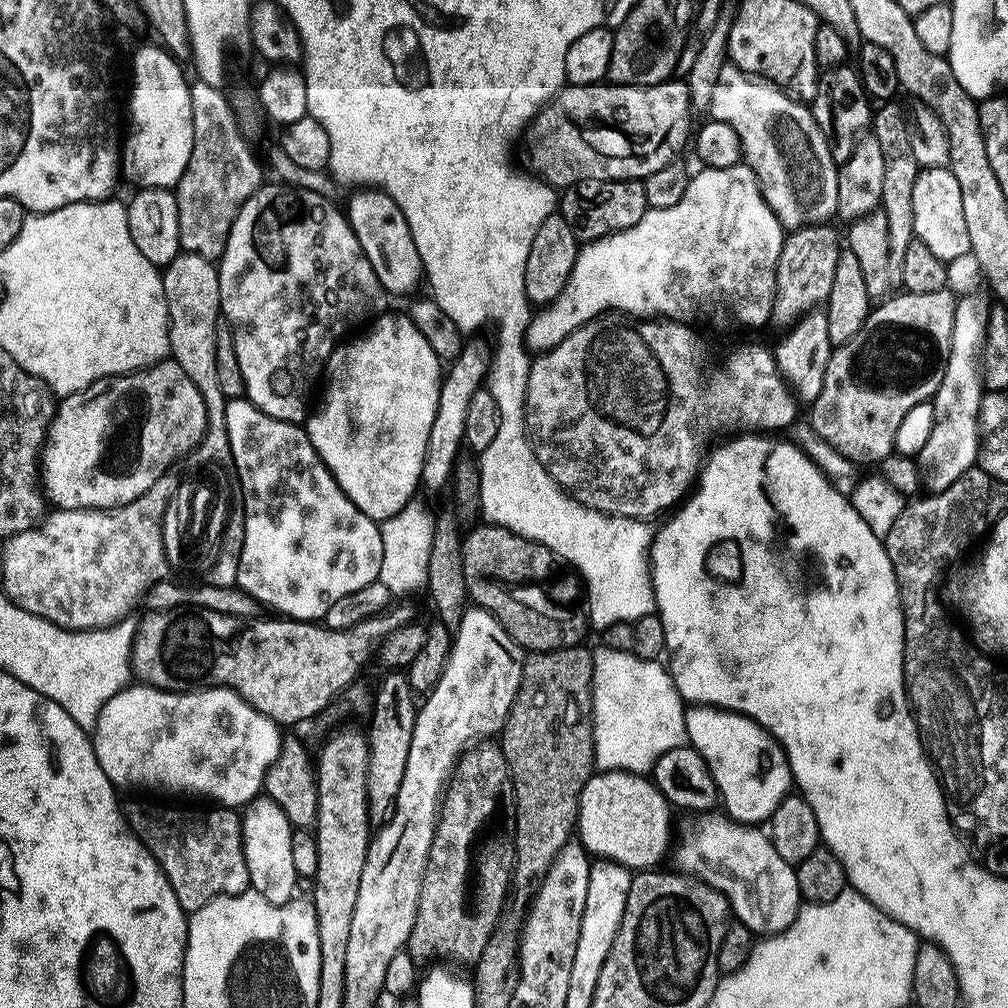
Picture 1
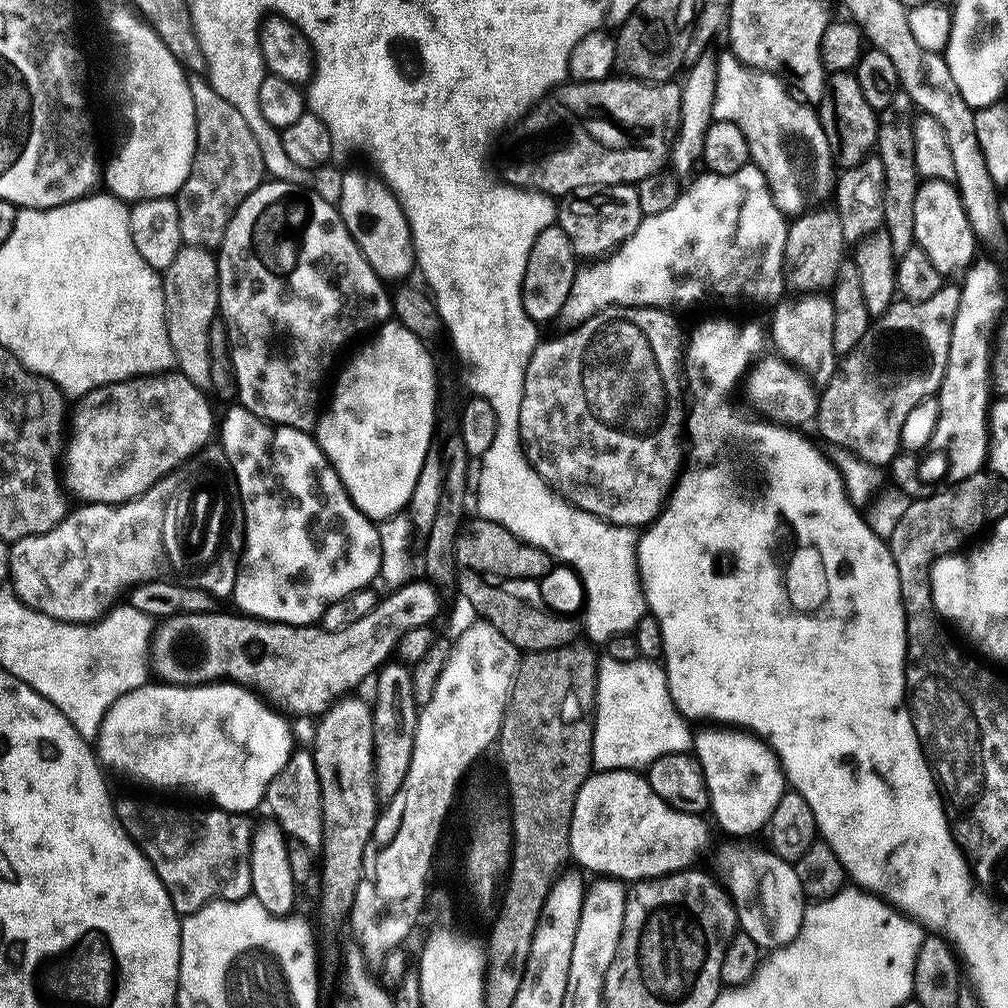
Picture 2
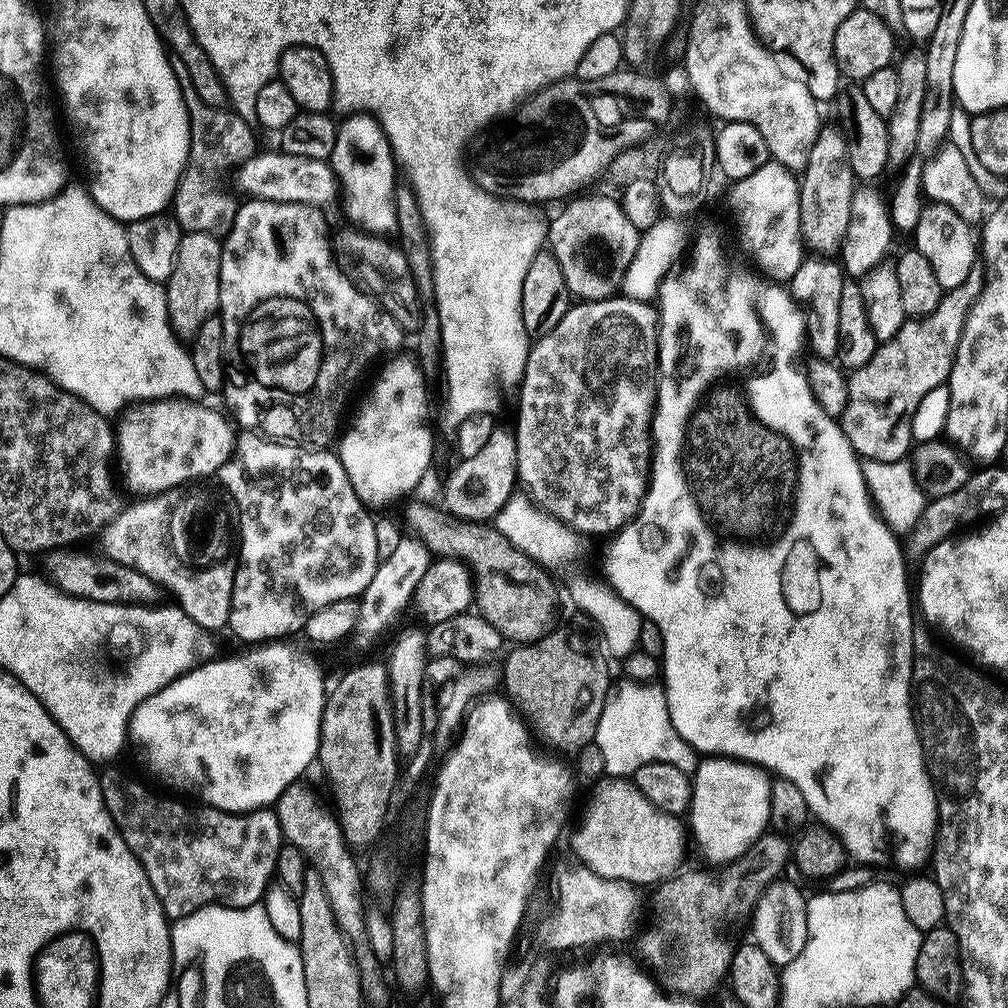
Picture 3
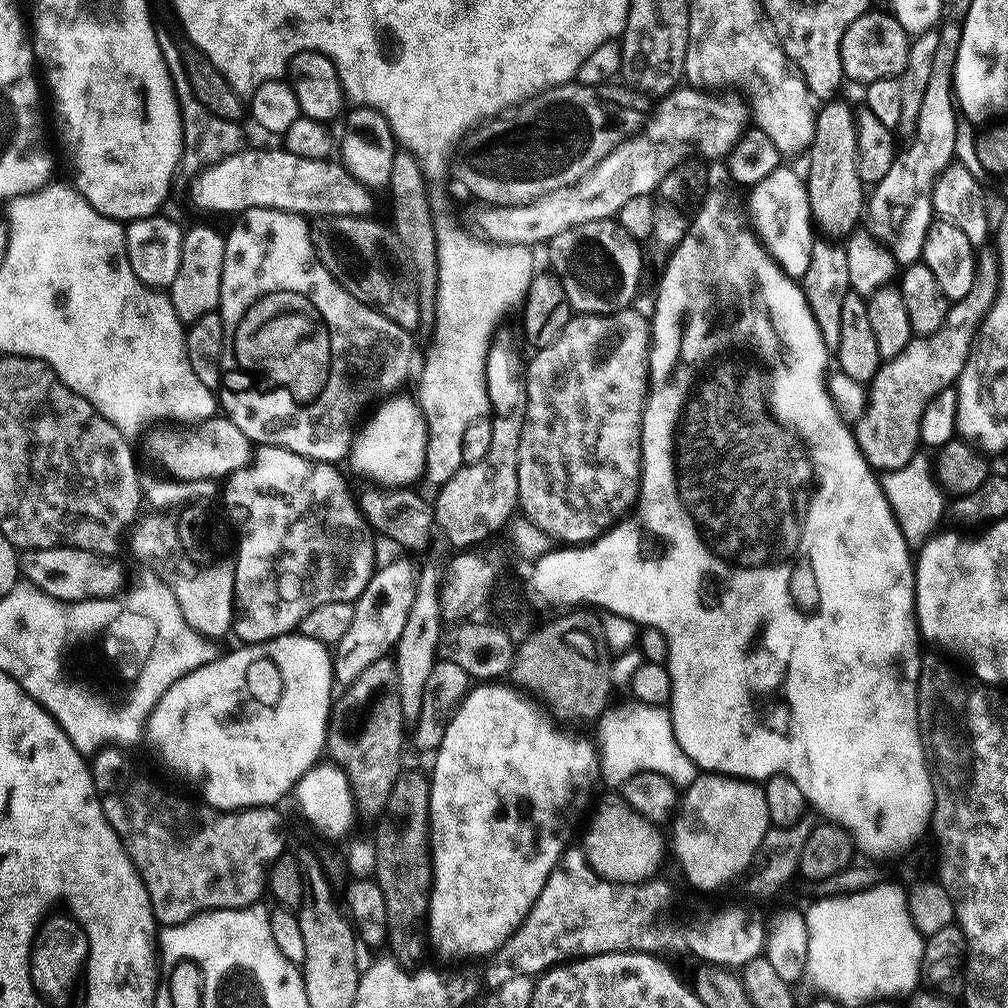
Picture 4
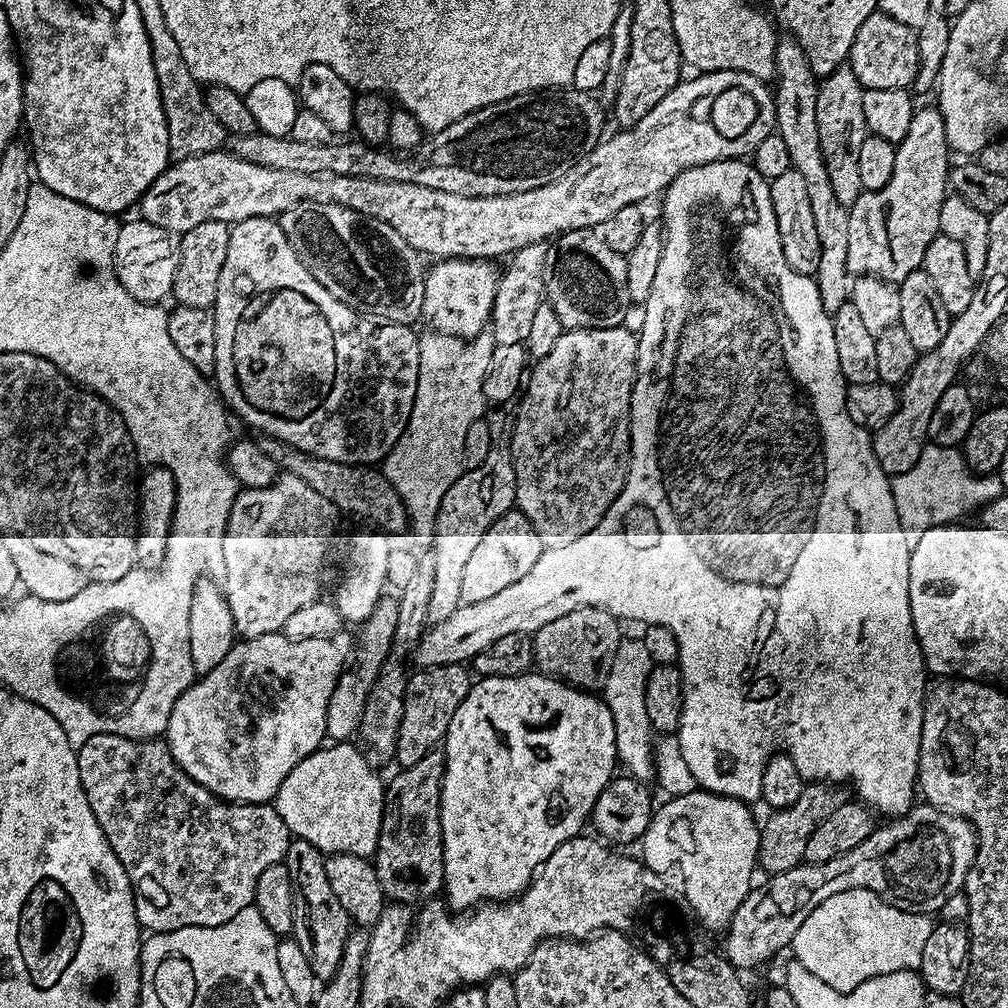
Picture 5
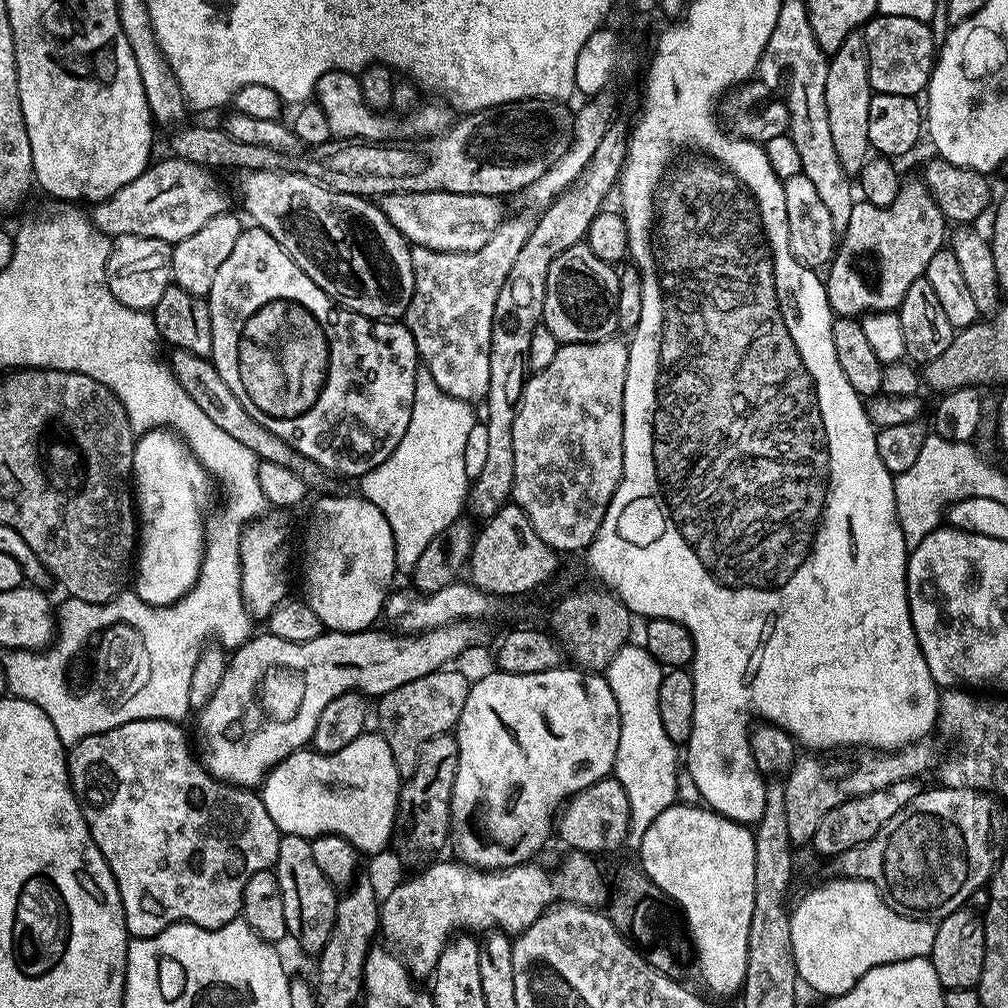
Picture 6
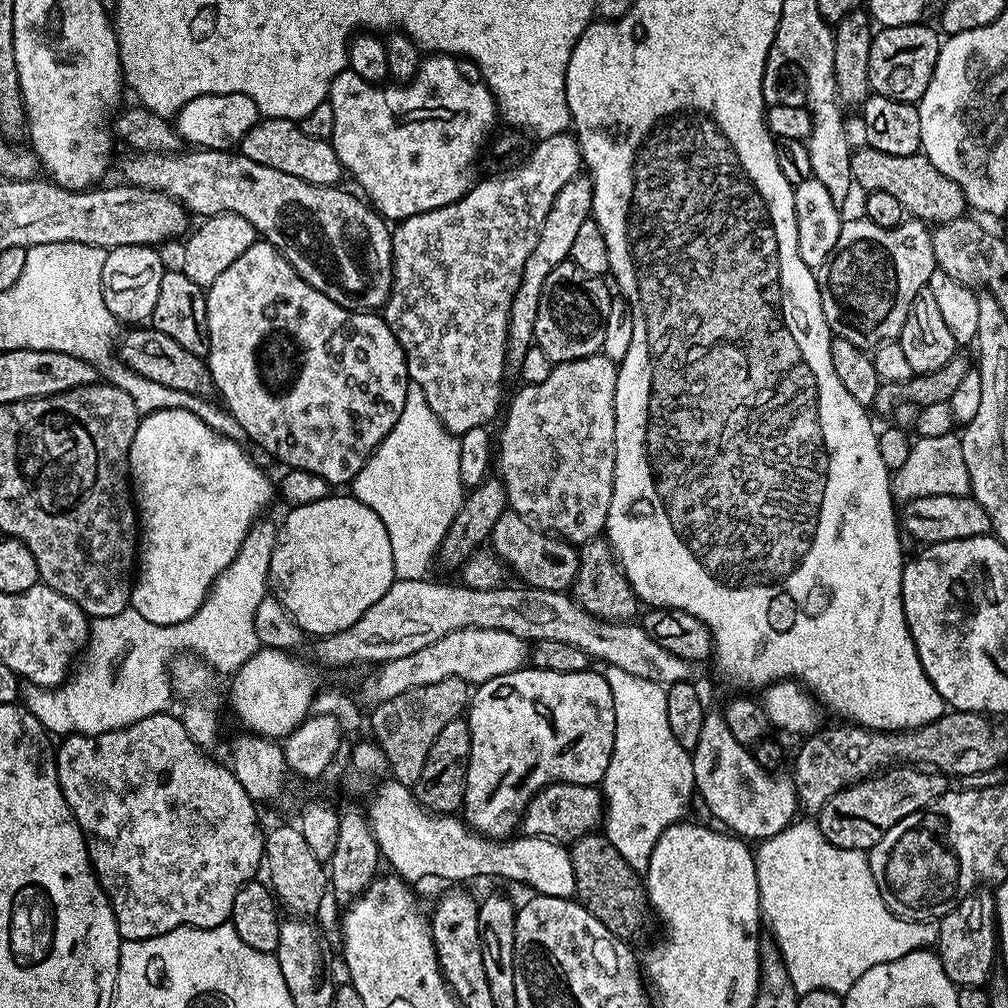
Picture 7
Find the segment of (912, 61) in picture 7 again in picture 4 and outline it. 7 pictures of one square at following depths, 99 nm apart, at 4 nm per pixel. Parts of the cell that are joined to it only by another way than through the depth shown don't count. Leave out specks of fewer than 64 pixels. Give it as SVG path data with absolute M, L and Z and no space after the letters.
M869 10L850 22L846 34L842 36L840 53L845 77L849 81L857 80L860 86L866 86L882 78L898 78L904 73L910 54L910 37L906 30L902 30L891 11Z

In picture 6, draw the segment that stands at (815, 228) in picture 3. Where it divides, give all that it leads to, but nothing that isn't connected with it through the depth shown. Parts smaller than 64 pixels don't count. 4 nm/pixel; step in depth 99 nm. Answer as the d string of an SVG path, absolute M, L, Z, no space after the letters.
M863 31L852 32L842 42L842 46L831 53L826 70L826 114L830 118L830 134L834 137L834 148L838 150L839 161L842 162L842 170L850 178L859 177L861 170L866 166L870 158L870 102L874 93L870 86L870 66L868 65L868 51L866 50L866 38Z

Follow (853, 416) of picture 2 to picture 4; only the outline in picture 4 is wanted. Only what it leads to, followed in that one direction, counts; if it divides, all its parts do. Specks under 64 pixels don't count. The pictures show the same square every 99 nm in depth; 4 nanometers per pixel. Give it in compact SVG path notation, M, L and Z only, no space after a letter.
M981 259L974 282L970 286L970 294L949 307L944 325L929 336L916 336L902 354L881 363L876 377L870 381L868 411L854 424L856 444L873 470L884 474L898 471L914 458L921 447L922 414L926 414L926 406L931 400L942 390L953 387L962 374L976 332L995 302L999 288L1000 269L997 261Z

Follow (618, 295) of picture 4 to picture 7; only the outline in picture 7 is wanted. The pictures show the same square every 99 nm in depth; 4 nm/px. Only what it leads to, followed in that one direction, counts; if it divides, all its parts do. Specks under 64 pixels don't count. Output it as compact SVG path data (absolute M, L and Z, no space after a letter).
M571 259L562 261L558 266L554 266L554 270L550 270L550 275L546 277L546 286L542 286L538 318L534 318L534 344L542 350L542 354L546 354L546 358L552 360L553 365L595 356L603 349L606 318L614 303L613 289L608 289L604 282L599 276L586 274L578 265L573 264Z

